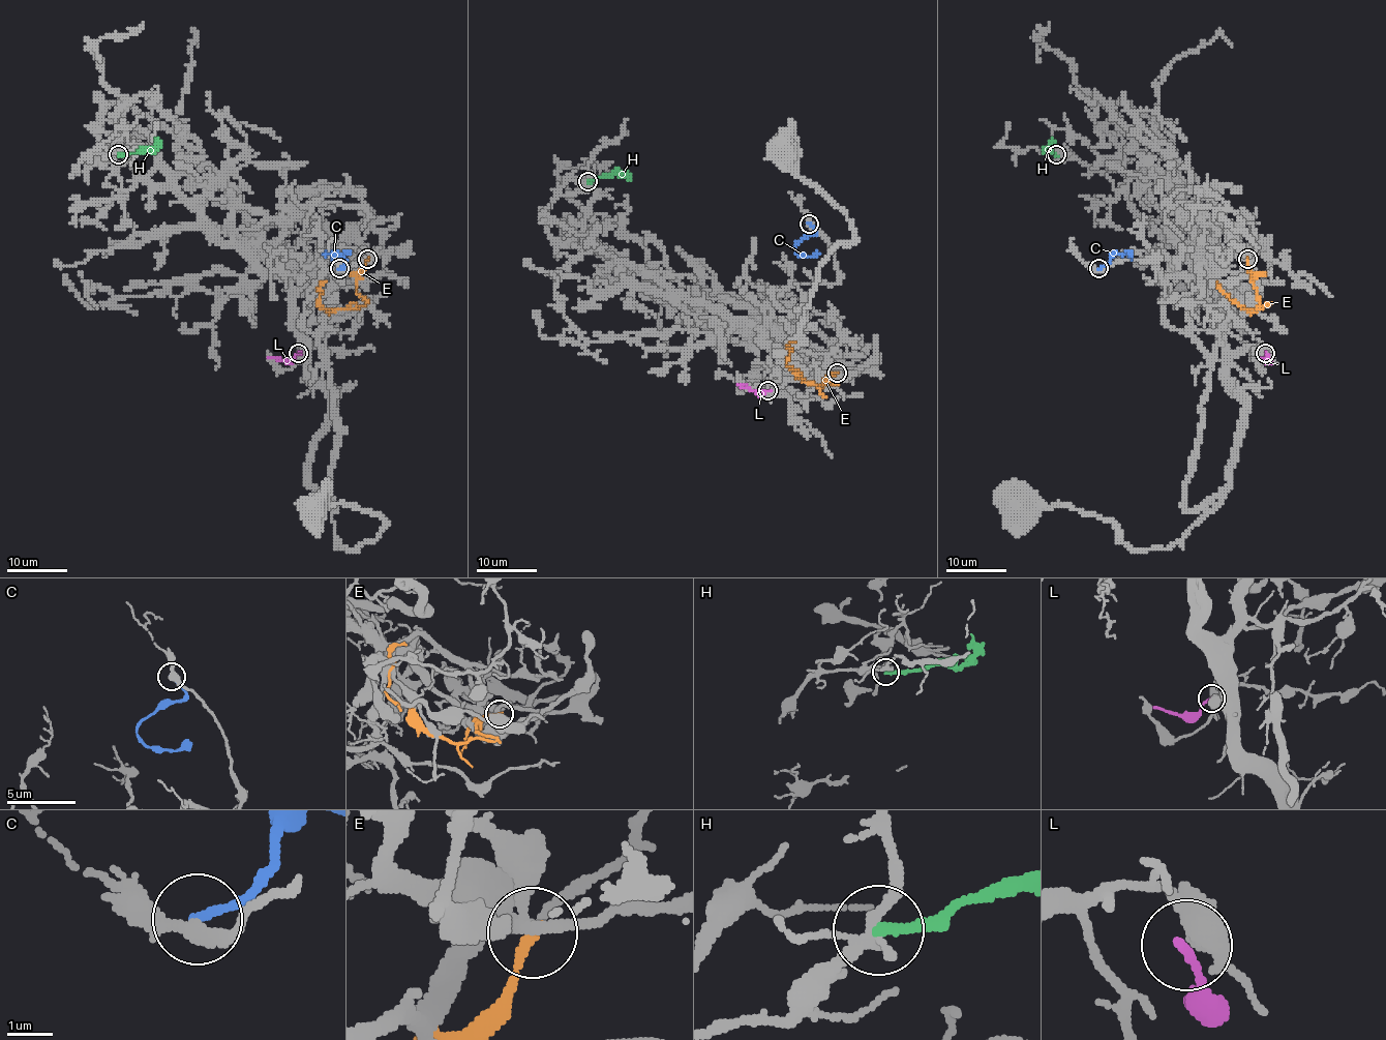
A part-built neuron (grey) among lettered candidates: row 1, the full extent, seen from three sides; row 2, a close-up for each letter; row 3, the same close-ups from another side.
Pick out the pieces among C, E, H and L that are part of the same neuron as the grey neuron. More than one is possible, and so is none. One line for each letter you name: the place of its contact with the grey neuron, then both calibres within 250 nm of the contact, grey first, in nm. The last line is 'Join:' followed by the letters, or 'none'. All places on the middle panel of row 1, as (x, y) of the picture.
Join: none

